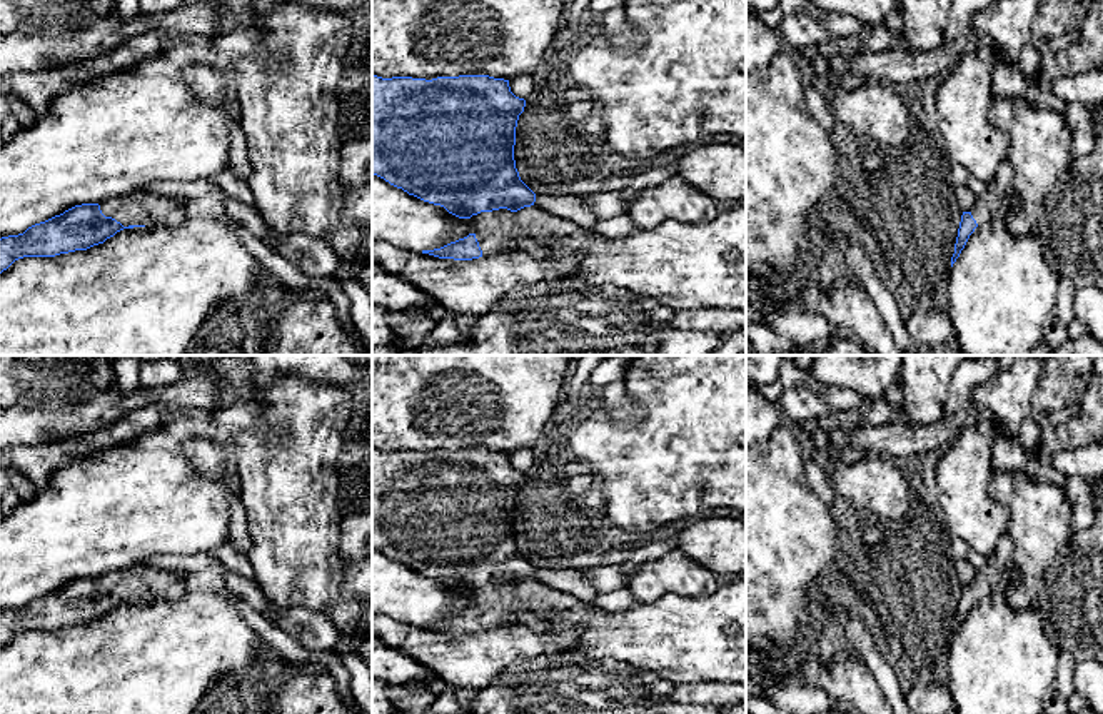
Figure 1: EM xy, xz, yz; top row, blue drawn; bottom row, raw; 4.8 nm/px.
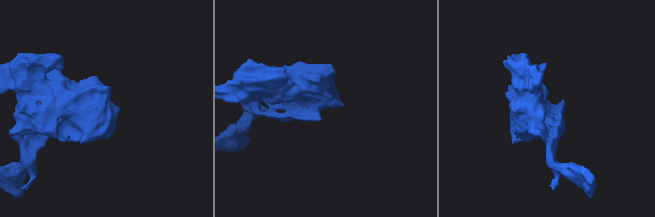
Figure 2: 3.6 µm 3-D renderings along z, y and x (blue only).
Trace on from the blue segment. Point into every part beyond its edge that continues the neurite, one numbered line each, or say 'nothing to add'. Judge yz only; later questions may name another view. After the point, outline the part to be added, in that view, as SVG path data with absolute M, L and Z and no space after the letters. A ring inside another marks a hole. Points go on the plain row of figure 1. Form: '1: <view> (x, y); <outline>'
1: yz (1002, 559); M1006 532L1001 536L995 554L988 559L986 566L976 572L976 577L971 584L976 597L985 597L1013 566L1013 541Z

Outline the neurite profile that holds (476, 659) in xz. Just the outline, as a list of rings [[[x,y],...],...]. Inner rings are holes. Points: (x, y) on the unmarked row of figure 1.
[[[377,614],[372,617],[372,637],[426,666],[447,686],[481,691],[516,662],[574,651],[581,632],[536,632],[524,624],[506,624],[472,634],[439,632],[416,624],[407,631],[405,621]]]

